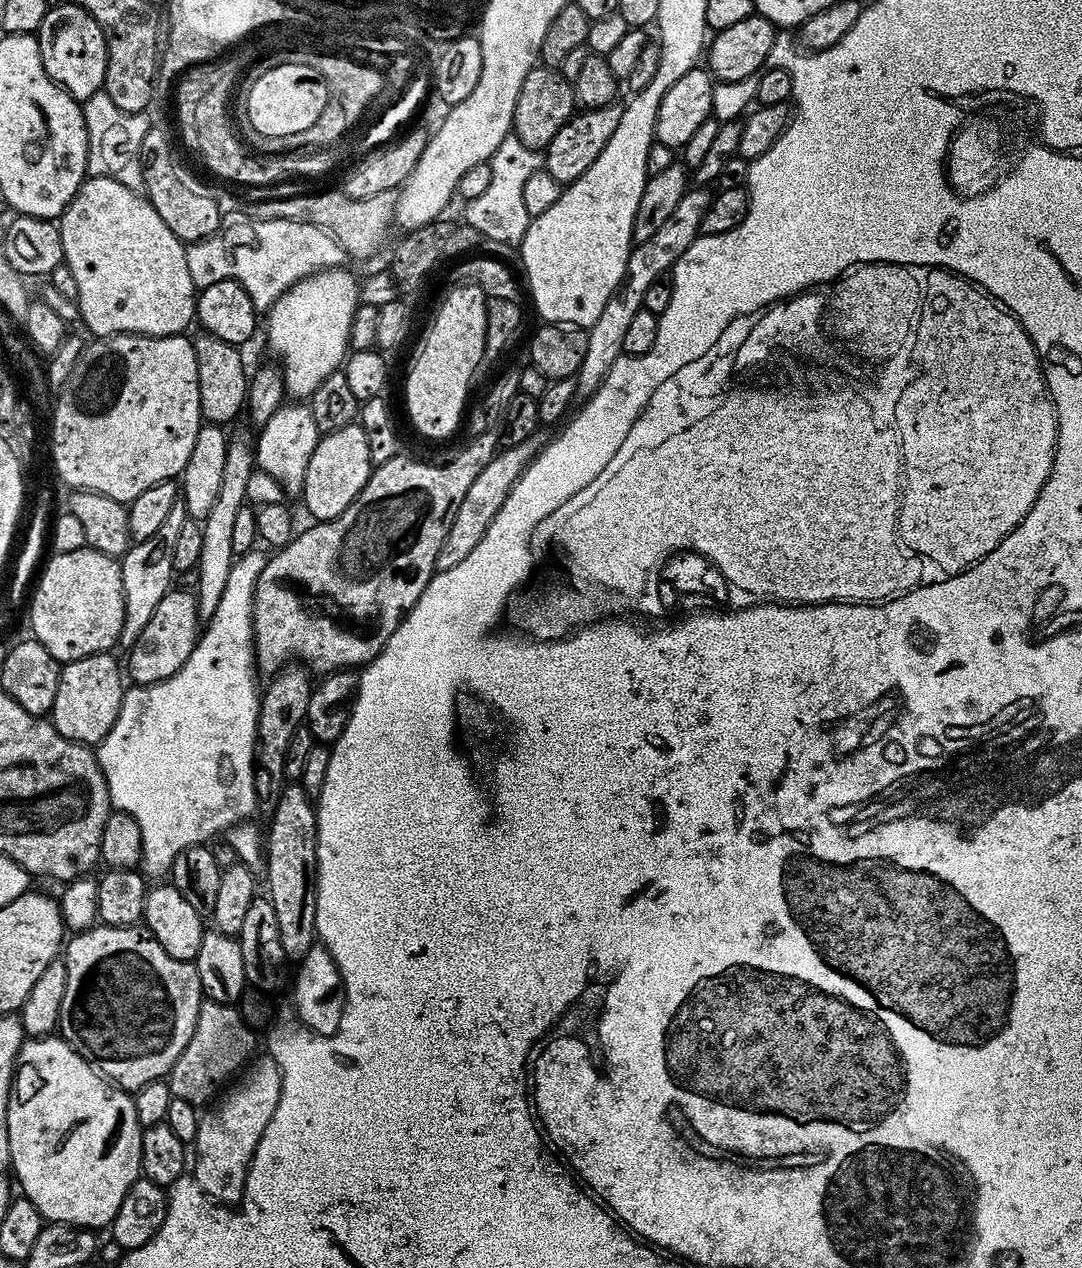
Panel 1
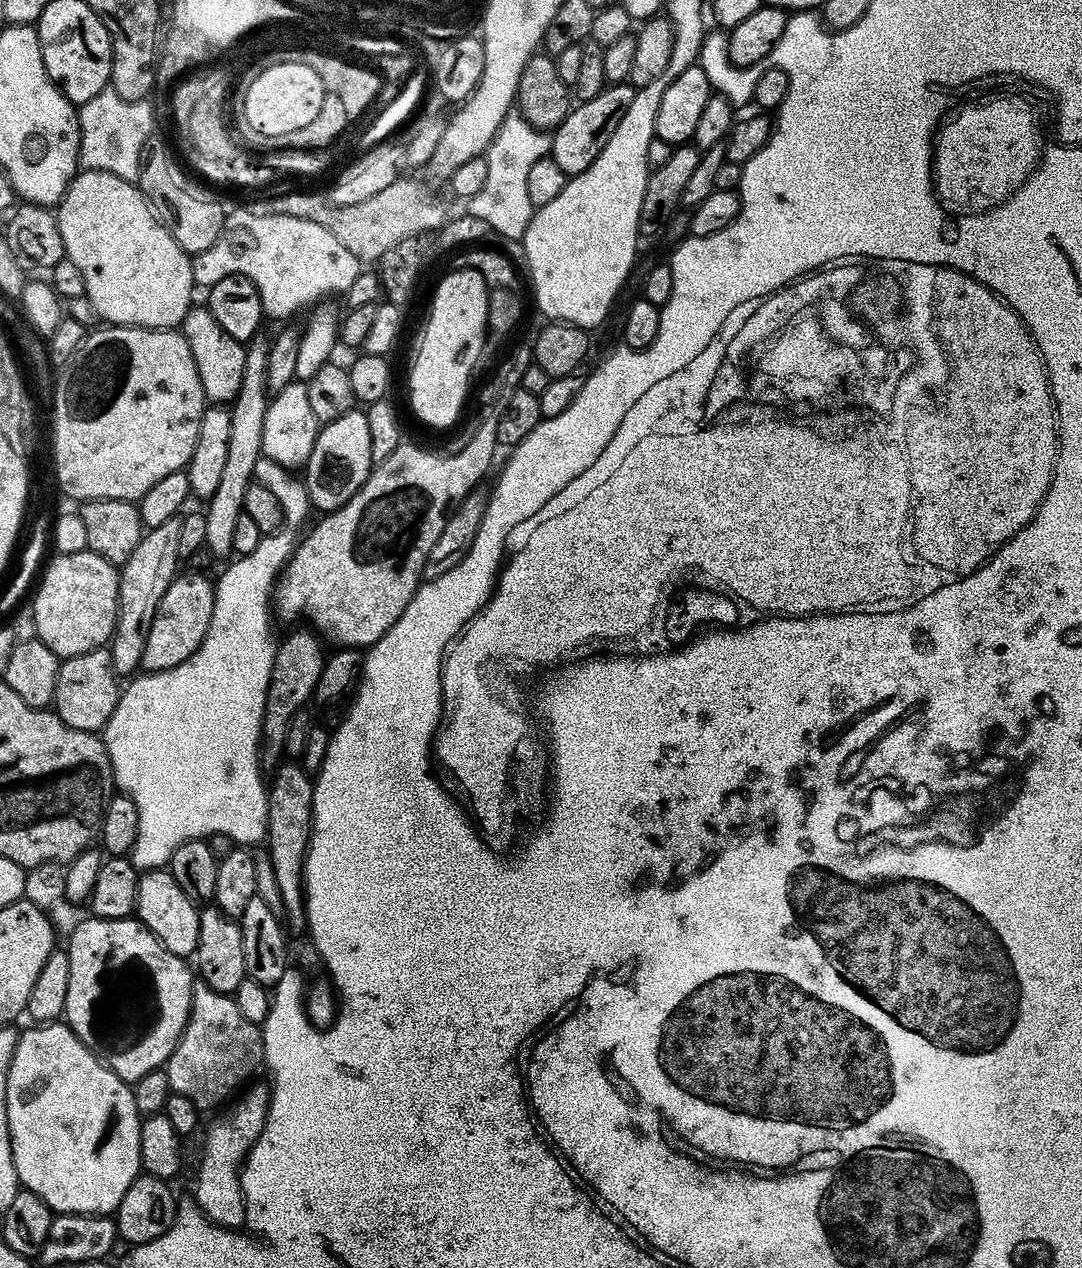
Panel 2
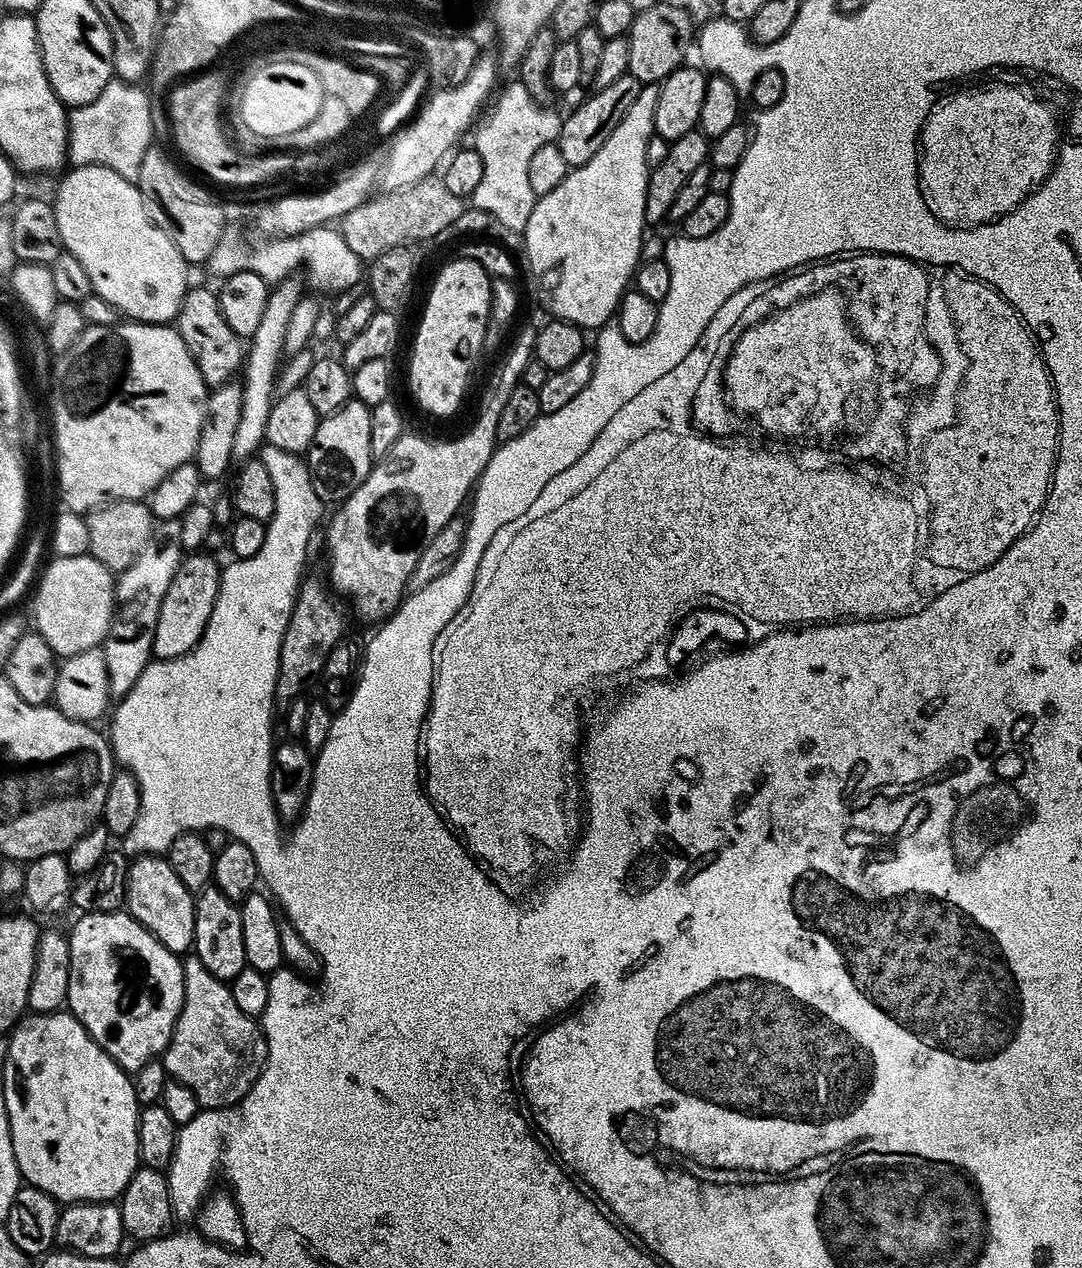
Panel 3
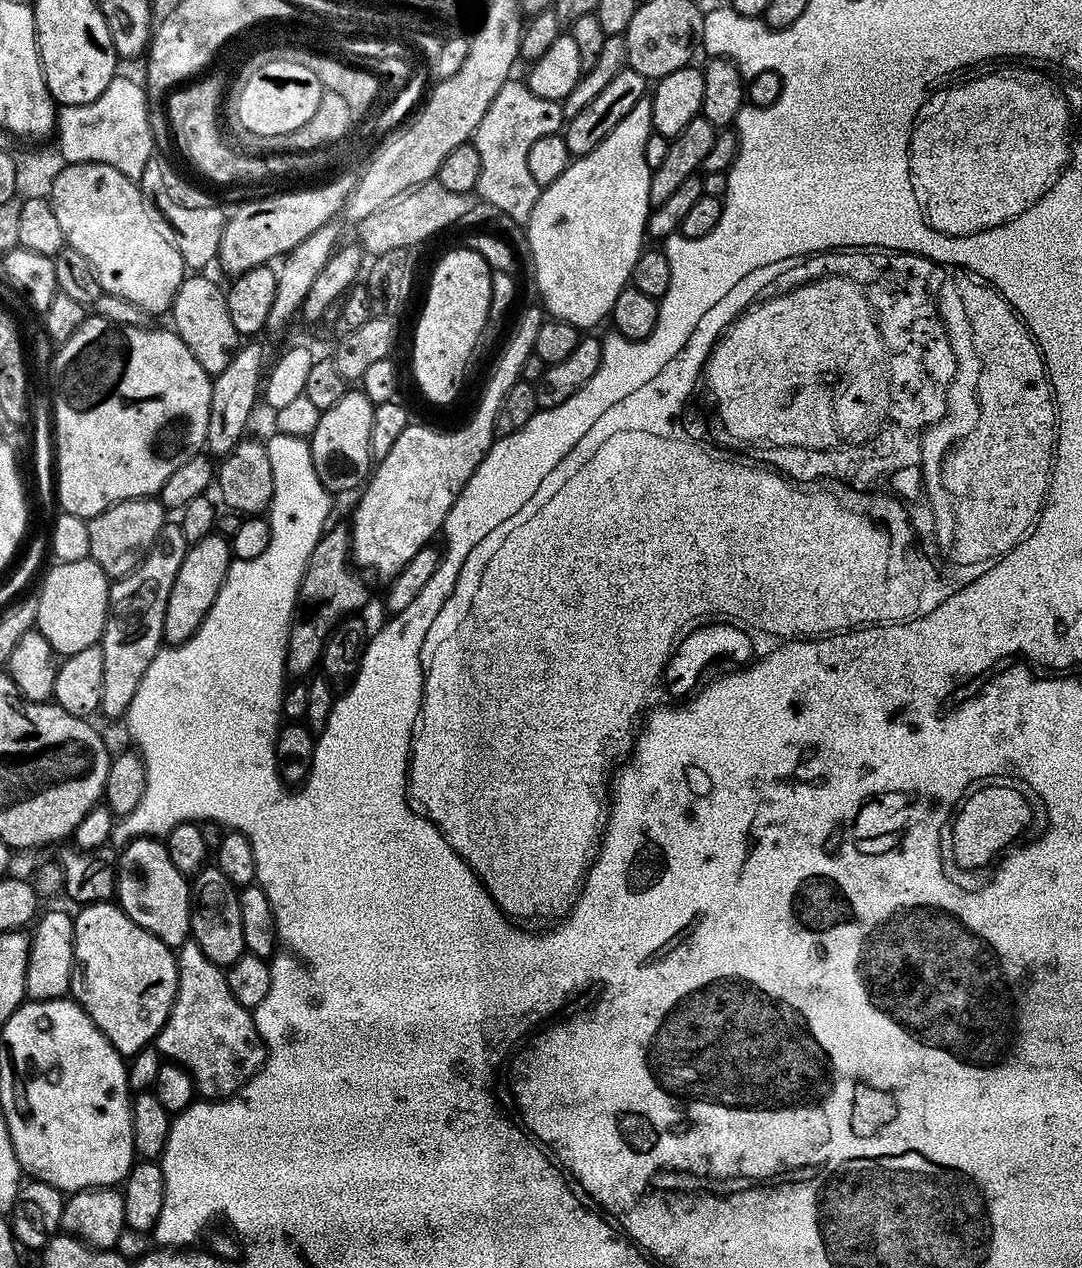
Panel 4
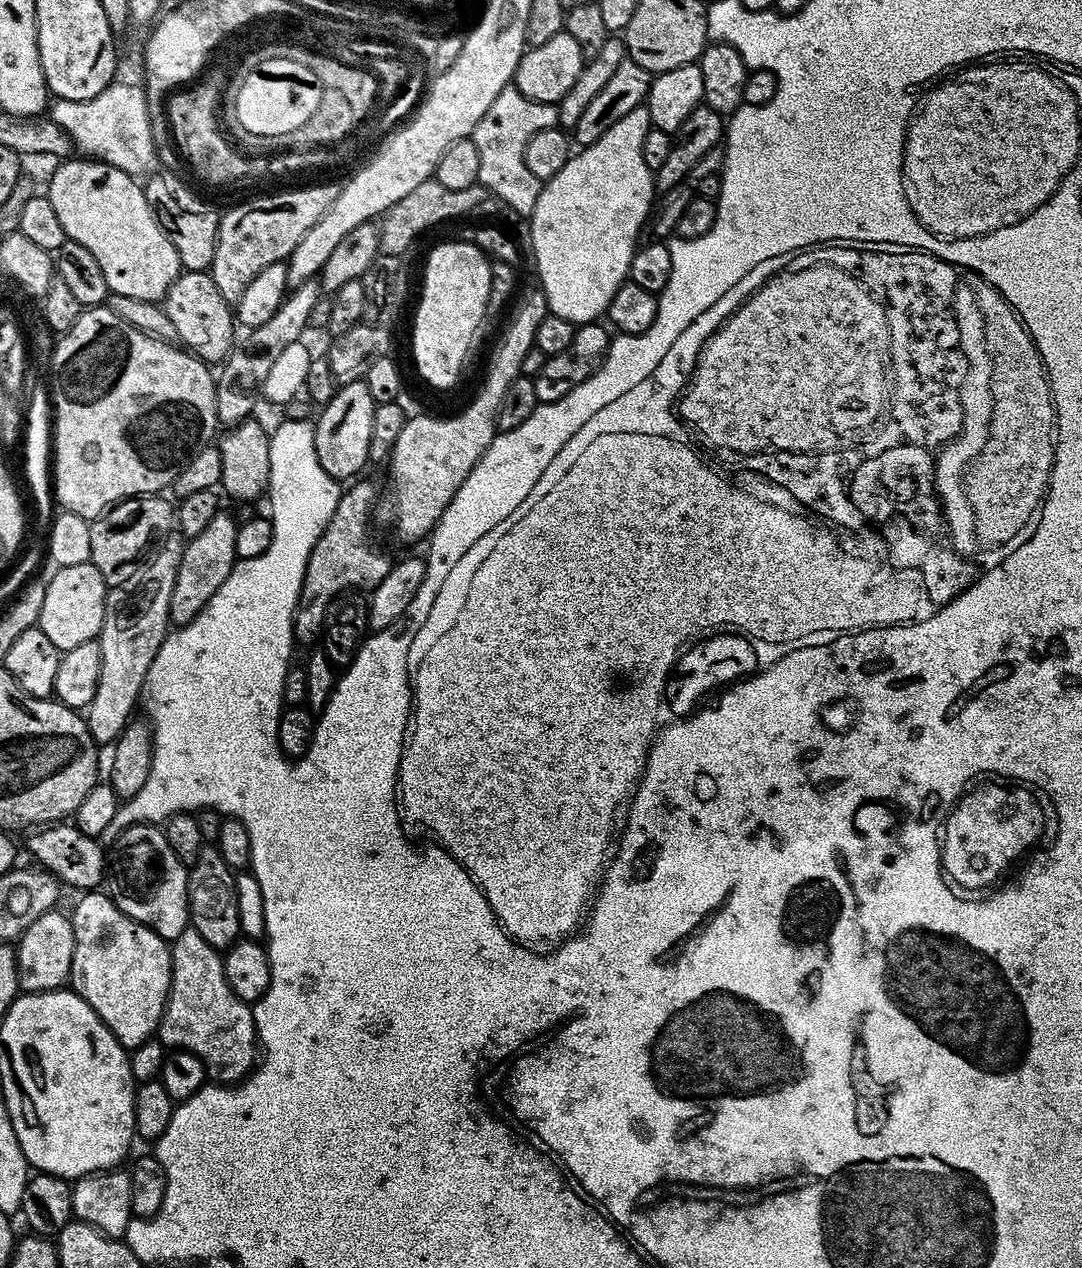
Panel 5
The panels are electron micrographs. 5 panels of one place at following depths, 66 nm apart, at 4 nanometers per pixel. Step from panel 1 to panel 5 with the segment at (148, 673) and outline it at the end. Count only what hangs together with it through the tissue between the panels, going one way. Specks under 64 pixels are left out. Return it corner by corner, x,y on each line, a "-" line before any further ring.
221,510
214,514
214,519
202,529
202,534
191,537
185,543
182,562
178,566
178,578
174,578
174,590
170,594
168,618
173,625
188,624
198,618
210,598
214,598
218,586
226,582
237,561
234,546
237,527
238,520
235,520
228,510

